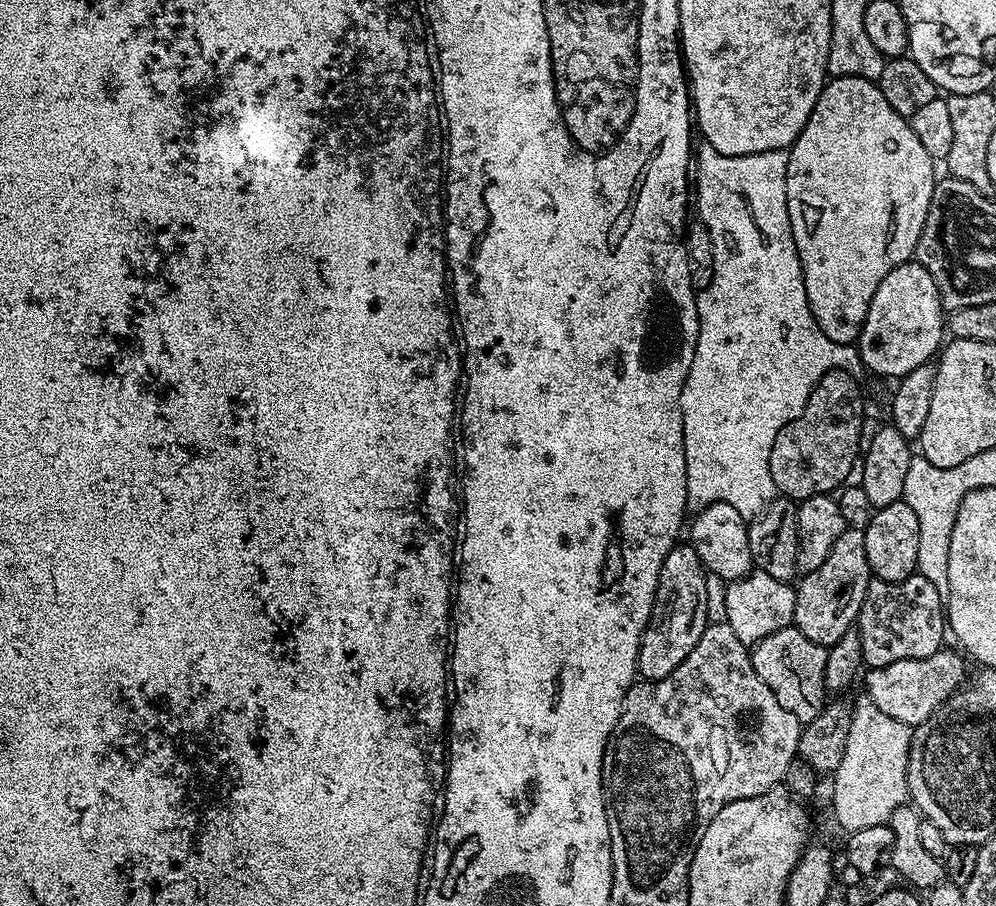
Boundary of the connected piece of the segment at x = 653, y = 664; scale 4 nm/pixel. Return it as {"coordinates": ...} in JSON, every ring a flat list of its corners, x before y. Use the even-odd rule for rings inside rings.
{"coordinates":[[677,542,670,554,666,554,666,562,662,562,662,574,658,574,658,590,654,594,652,613,640,639,636,670,643,679,666,678,666,674,678,670,686,654,698,646,698,638,702,638,709,625,706,614,708,575,691,543]]}

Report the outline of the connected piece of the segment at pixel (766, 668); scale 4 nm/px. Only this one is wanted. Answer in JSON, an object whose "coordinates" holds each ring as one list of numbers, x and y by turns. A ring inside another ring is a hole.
{"coordinates":[[789,626,751,645,750,651,758,678,762,678,766,686,770,686,779,704,785,710,790,710,790,714,794,714,794,718,798,718,801,725,814,722,814,718,818,718,826,703,824,675,828,648,818,642,810,642,806,634,802,634,794,626]]}

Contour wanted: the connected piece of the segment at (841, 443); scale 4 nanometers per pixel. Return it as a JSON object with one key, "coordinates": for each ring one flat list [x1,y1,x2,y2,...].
{"coordinates":[[833,368,825,374,815,390,810,394,802,414,794,418,782,430,778,430,778,438,774,438,774,446,770,446,770,478,774,478,774,486,781,497,799,502,811,496,826,496,835,493,836,487,853,472,858,464,859,434,866,415,864,396,860,393,861,381,841,368]]}

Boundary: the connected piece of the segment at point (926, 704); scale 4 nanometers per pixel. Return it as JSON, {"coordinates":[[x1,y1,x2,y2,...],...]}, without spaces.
{"coordinates":[[941,650,930,654,930,658,910,658,902,662,890,662,890,666,885,668,871,669,864,680,868,687,867,699,872,700,882,714,890,714,890,718,903,724,915,726,926,722,932,711,942,707,965,683,965,657,956,652]]}

